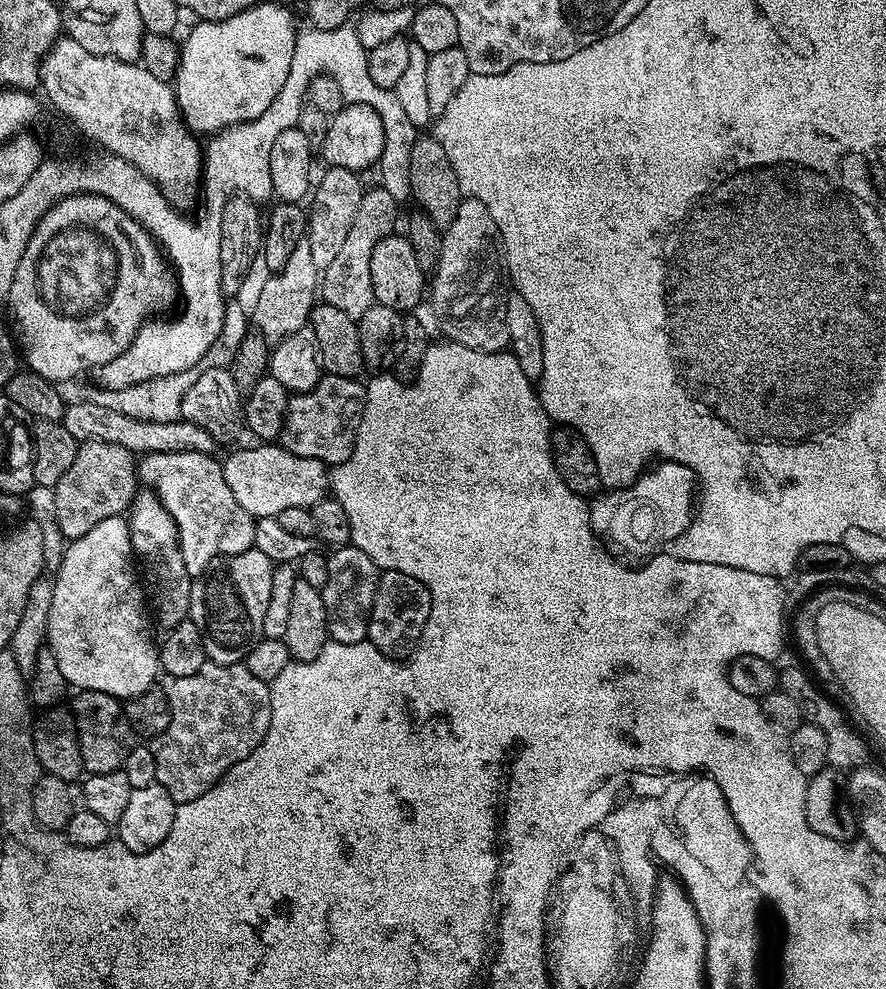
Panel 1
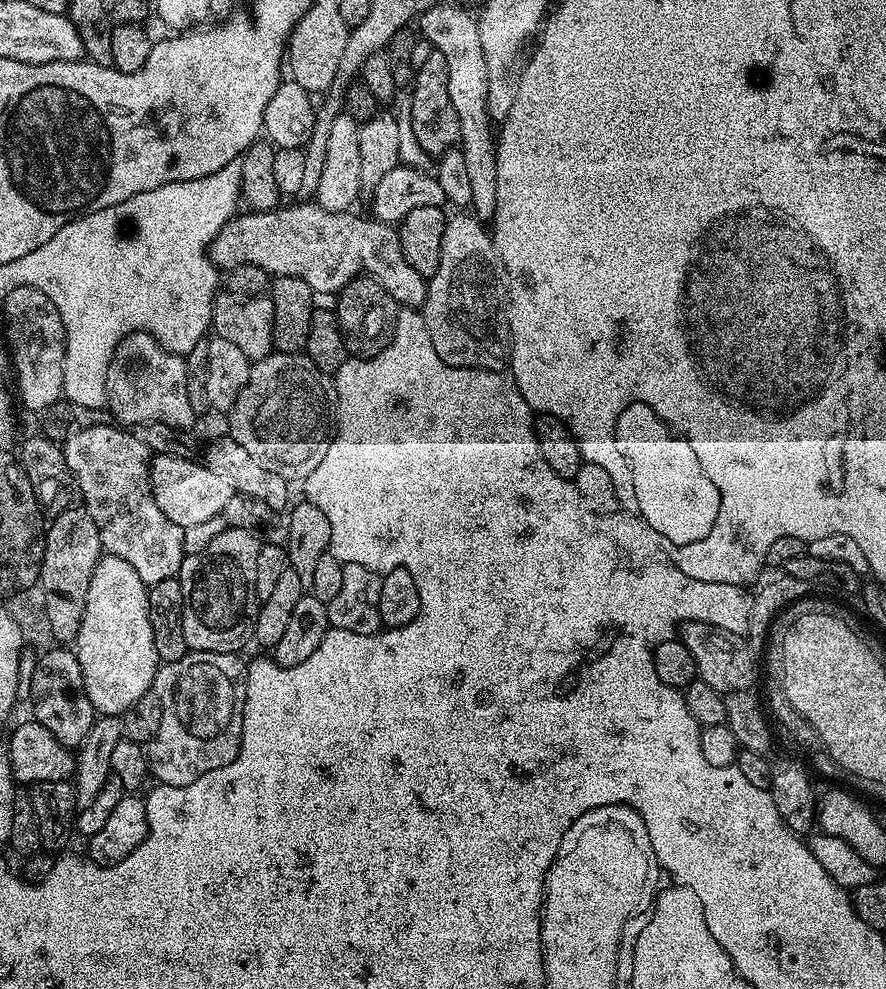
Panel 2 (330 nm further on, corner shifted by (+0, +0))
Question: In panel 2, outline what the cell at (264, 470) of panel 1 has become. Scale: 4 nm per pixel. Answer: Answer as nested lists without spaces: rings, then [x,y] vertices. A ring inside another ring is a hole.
[[[158,456],[150,460],[150,479],[154,502],[158,502],[158,510],[170,518],[170,522],[179,528],[186,529],[195,523],[209,521],[214,515],[223,513],[226,502],[233,496],[229,479],[222,474],[214,474],[208,465],[197,462],[187,456]]]

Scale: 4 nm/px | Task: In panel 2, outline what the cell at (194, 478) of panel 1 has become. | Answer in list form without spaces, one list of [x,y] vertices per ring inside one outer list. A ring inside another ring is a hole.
[[[92,424],[89,428],[69,431],[62,444],[64,457],[83,484],[110,554],[130,562],[146,585],[171,580],[179,573],[186,555],[184,529],[170,522],[170,518],[158,510],[158,502],[154,502],[148,448],[142,446],[131,431],[120,426],[111,428],[110,424]]]

